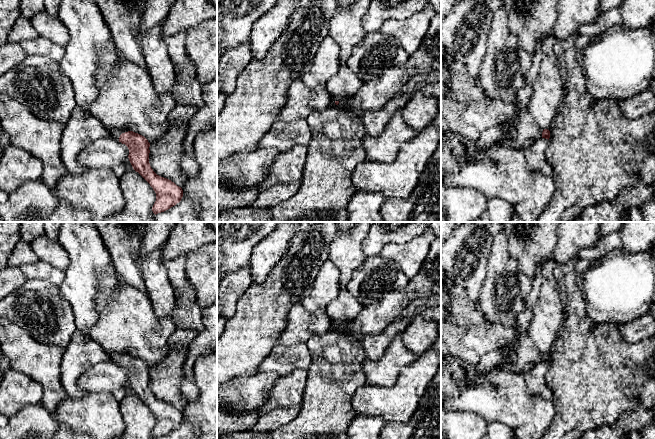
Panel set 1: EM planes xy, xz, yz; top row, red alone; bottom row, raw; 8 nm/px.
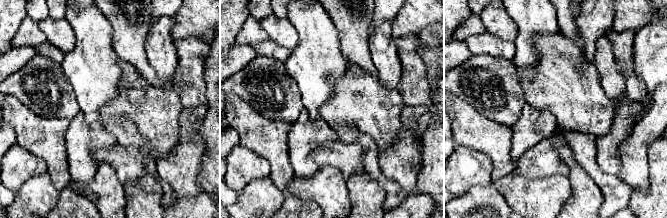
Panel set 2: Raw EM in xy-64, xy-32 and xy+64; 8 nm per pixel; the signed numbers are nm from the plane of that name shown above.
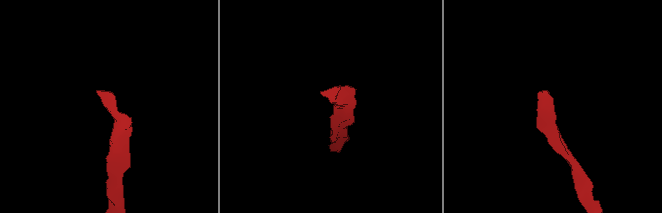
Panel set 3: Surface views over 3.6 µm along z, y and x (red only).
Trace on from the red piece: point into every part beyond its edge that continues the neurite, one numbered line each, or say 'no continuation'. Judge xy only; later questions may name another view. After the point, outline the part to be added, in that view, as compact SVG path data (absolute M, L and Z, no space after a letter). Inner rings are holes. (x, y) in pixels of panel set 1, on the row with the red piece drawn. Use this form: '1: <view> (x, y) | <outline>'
1: xy (115, 133) | M110 128L108 130L109 130L109 133L110 133L110 136L117 141L119 141L119 137L122 133L129 131L129 130L126 130L126 129L119 129L119 128Z

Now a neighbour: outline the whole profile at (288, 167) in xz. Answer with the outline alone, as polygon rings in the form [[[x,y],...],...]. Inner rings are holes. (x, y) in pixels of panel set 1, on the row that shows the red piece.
[[[298,145],[288,151],[280,152],[271,168],[266,172],[266,177],[259,190],[281,183],[301,182],[306,160],[307,146],[305,145]]]

